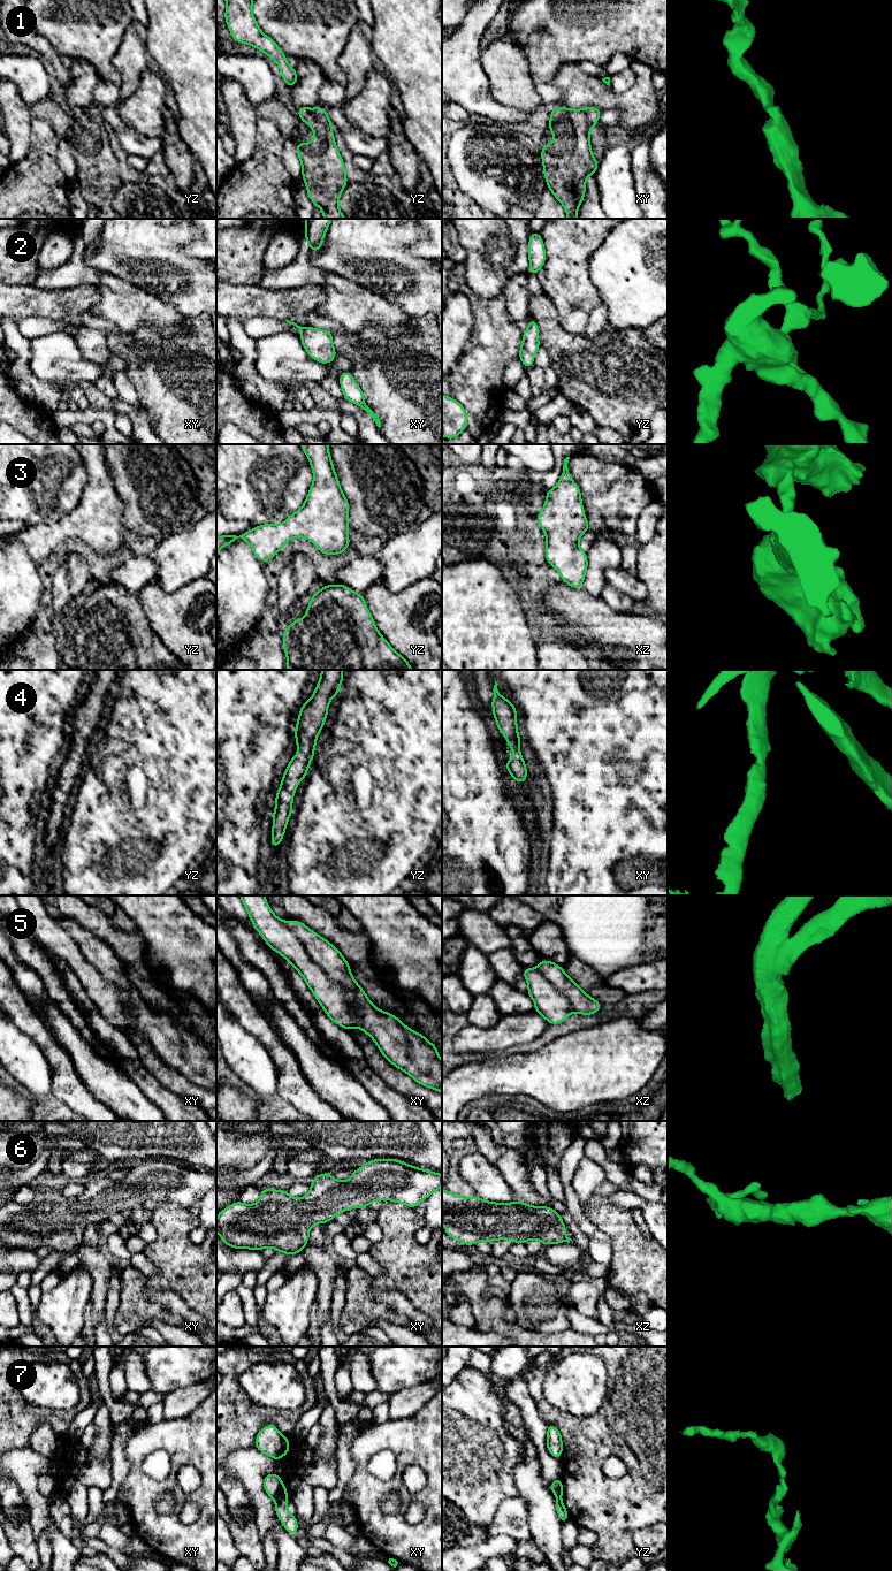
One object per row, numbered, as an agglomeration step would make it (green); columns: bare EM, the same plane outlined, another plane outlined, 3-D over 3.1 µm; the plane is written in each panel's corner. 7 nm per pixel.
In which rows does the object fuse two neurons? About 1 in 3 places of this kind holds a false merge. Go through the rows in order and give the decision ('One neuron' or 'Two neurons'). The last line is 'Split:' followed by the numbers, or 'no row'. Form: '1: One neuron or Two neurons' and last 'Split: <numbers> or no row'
1: One neuron
2: One neuron
3: One neuron
4: One neuron
5: Two neurons
6: One neuron
7: Two neurons
Split: 5, 7

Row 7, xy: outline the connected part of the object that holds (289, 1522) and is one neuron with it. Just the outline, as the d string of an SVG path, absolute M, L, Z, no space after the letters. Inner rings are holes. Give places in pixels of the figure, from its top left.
M284 1494L281 1498L275 1501L275 1513L280 1518L283 1527L291 1535L297 1536L298 1534L298 1523L296 1515L288 1513L288 1500L289 1494Z

